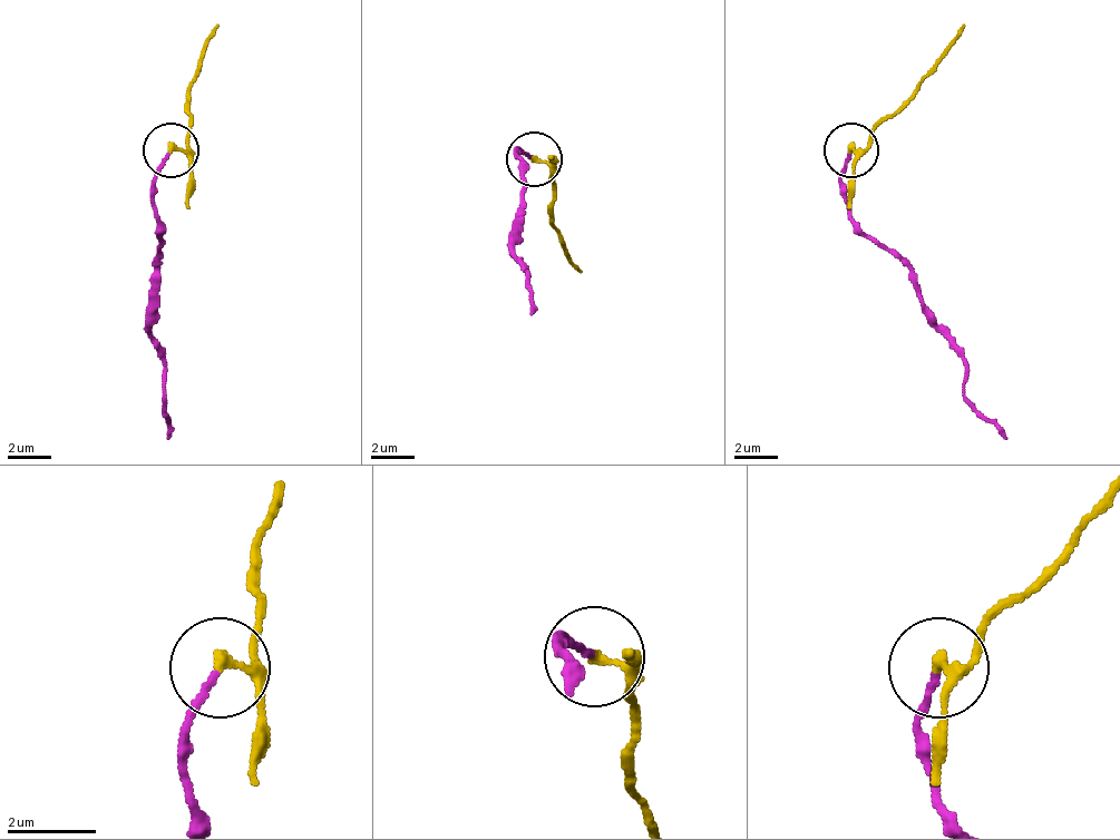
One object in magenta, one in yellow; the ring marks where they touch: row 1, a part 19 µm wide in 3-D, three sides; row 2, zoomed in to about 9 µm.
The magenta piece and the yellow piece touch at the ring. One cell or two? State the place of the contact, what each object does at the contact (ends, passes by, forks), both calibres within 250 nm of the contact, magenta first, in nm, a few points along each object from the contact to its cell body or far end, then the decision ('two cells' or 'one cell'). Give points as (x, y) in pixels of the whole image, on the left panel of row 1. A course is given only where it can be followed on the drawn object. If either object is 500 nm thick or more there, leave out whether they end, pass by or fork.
at (171, 150); magenta ends there; yellow passes by; 140 nm thick on the magenta side, 170 nm on the other; magenta runs (172, 152), (155, 179), (161, 272), (149, 328), (161, 360), (166, 437); yellow runs (172, 152), (188, 146), (188, 91), (216, 26); two cells

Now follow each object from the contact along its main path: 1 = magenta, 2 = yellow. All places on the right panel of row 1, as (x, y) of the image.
1: (849, 152), (838, 179), (849, 217), (909, 272), (932, 328), (964, 360), (964, 393), (1009, 437)
2: (849, 152), (860, 146), (915, 91), (964, 26)

